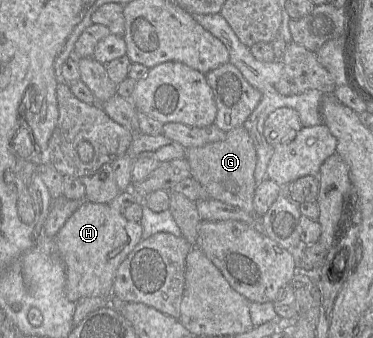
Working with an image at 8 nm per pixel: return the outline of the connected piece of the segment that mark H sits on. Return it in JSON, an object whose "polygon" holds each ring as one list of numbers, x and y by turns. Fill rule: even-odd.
{"polygon":[[82,200,82,204,53,237,65,265,66,297,72,302,77,302,84,297,111,297,117,268,142,240,142,233,143,229,140,222,127,220,121,212,112,209,107,203,93,203]]}

